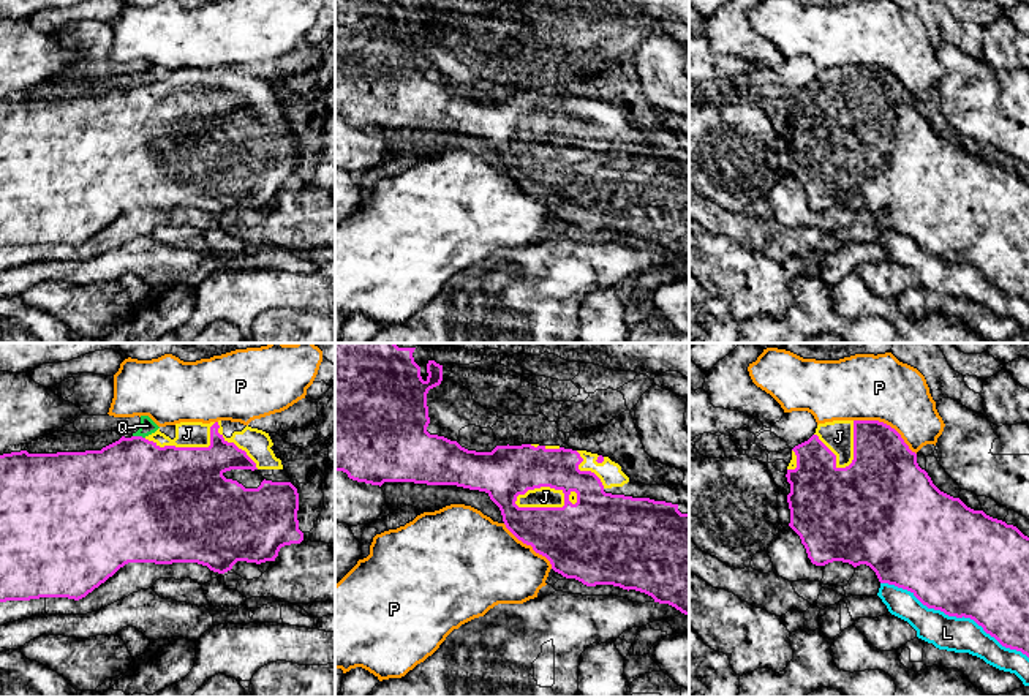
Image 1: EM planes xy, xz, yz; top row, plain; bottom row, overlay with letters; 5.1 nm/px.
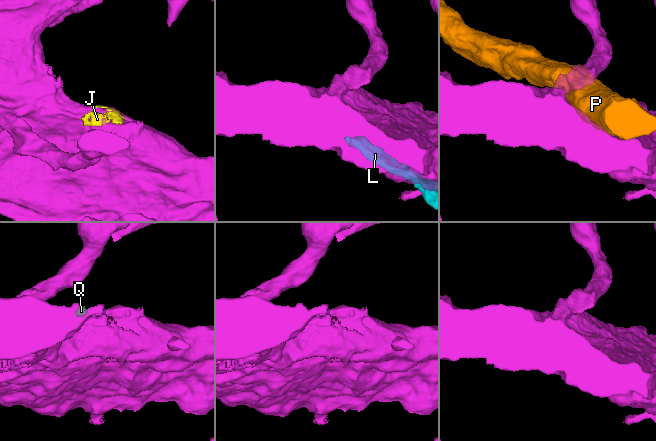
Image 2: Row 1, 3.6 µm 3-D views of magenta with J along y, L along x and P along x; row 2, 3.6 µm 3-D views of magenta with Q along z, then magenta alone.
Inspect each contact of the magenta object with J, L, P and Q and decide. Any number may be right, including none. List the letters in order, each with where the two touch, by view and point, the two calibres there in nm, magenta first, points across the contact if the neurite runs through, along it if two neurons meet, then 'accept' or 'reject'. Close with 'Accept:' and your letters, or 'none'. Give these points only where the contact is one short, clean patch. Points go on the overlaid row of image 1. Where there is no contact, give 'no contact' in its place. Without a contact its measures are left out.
J: xy (211, 440) | 360/130 nm | accept
L: yz (955, 615) | 500/180 nm | reject
P: yz (885, 424) | 360/340 nm | reject
Q: xy (139, 437) | 480/80 nm | along xy (133, 435), (144, 438) | reject
Accept: J

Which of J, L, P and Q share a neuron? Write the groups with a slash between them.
J / L / P / Q

